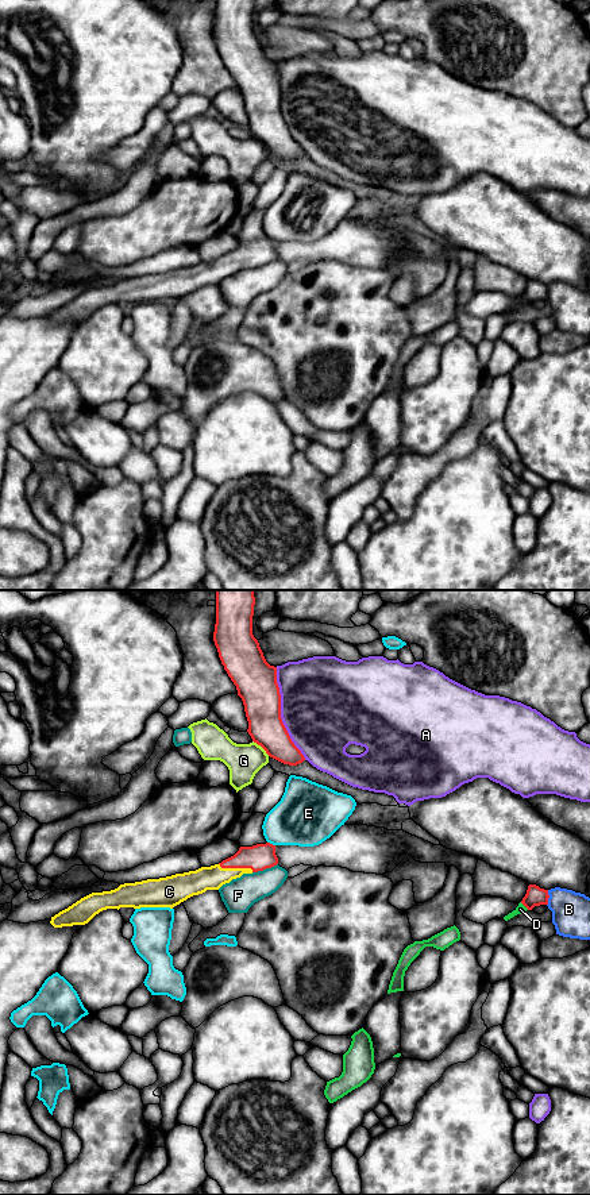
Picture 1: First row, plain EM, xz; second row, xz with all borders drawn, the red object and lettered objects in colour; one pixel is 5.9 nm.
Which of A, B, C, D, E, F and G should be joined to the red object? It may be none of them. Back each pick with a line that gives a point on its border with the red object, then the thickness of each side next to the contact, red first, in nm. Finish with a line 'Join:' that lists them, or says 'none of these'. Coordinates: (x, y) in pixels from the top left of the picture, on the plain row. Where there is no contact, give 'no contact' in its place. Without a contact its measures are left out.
C: meets red in xz at (235, 262); 160 nm thick on the red side, 140 nm on the other
Join: C

